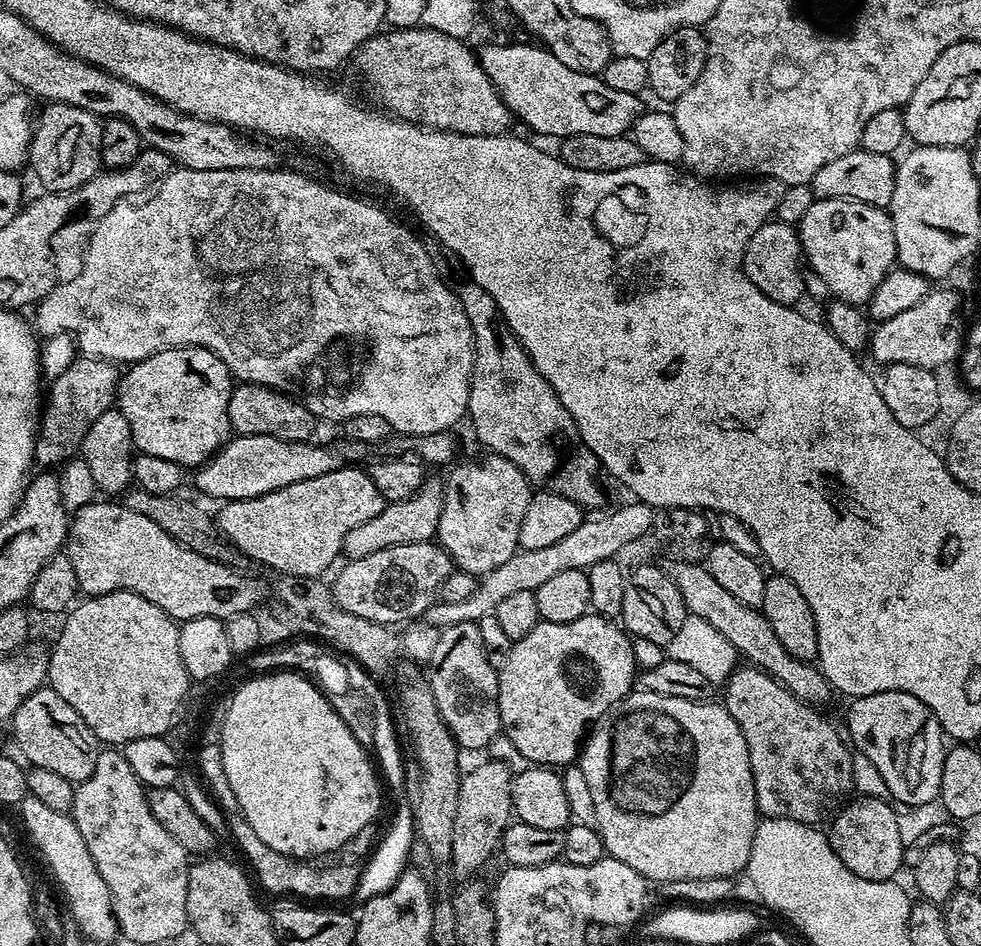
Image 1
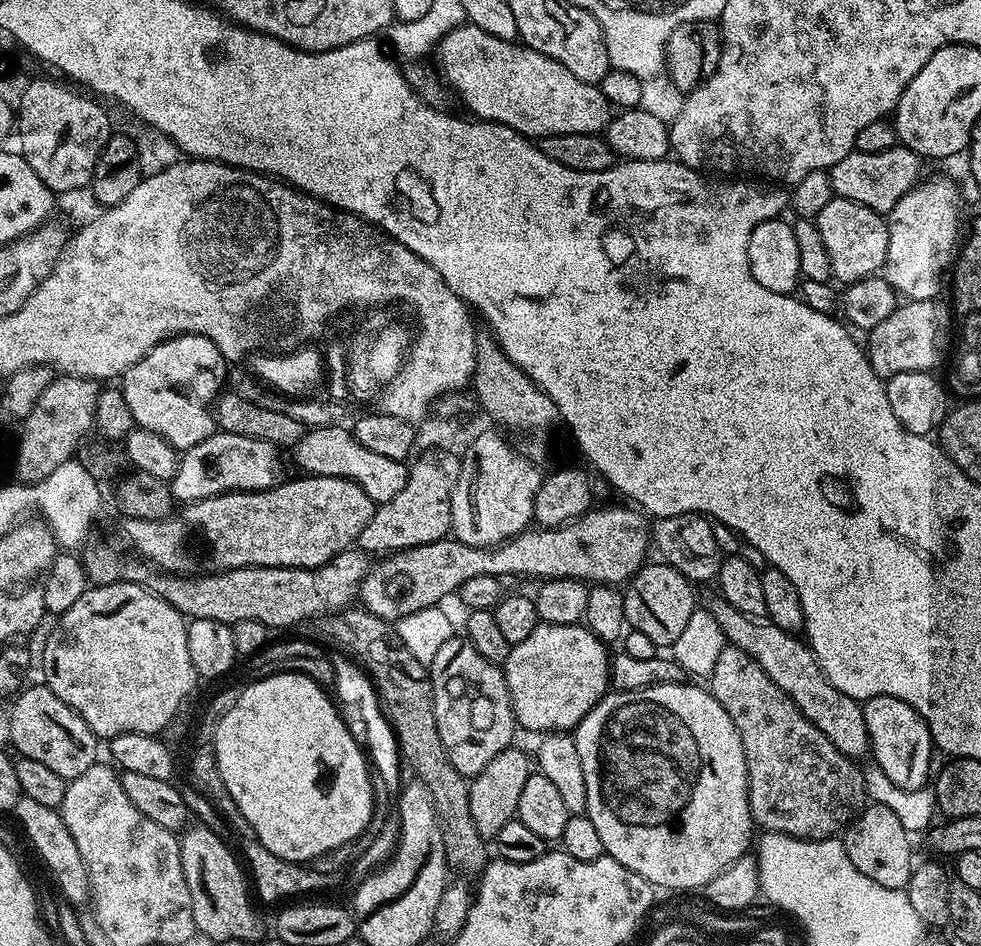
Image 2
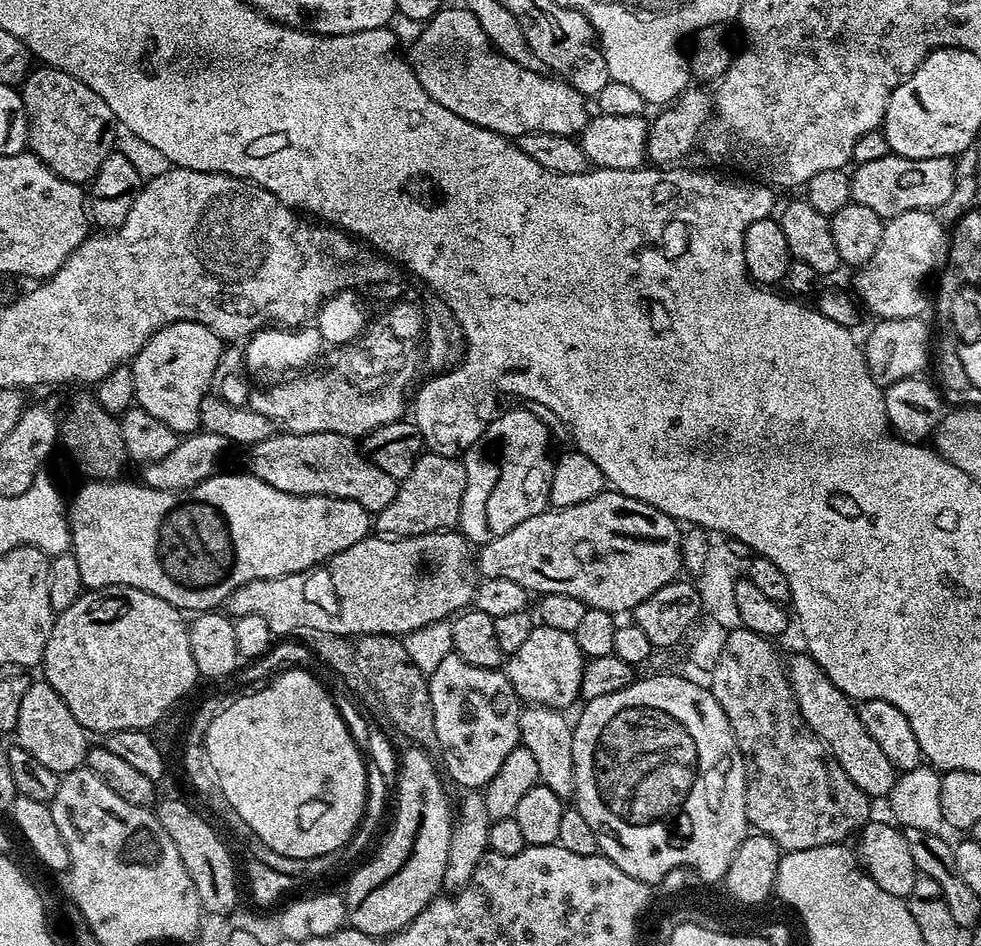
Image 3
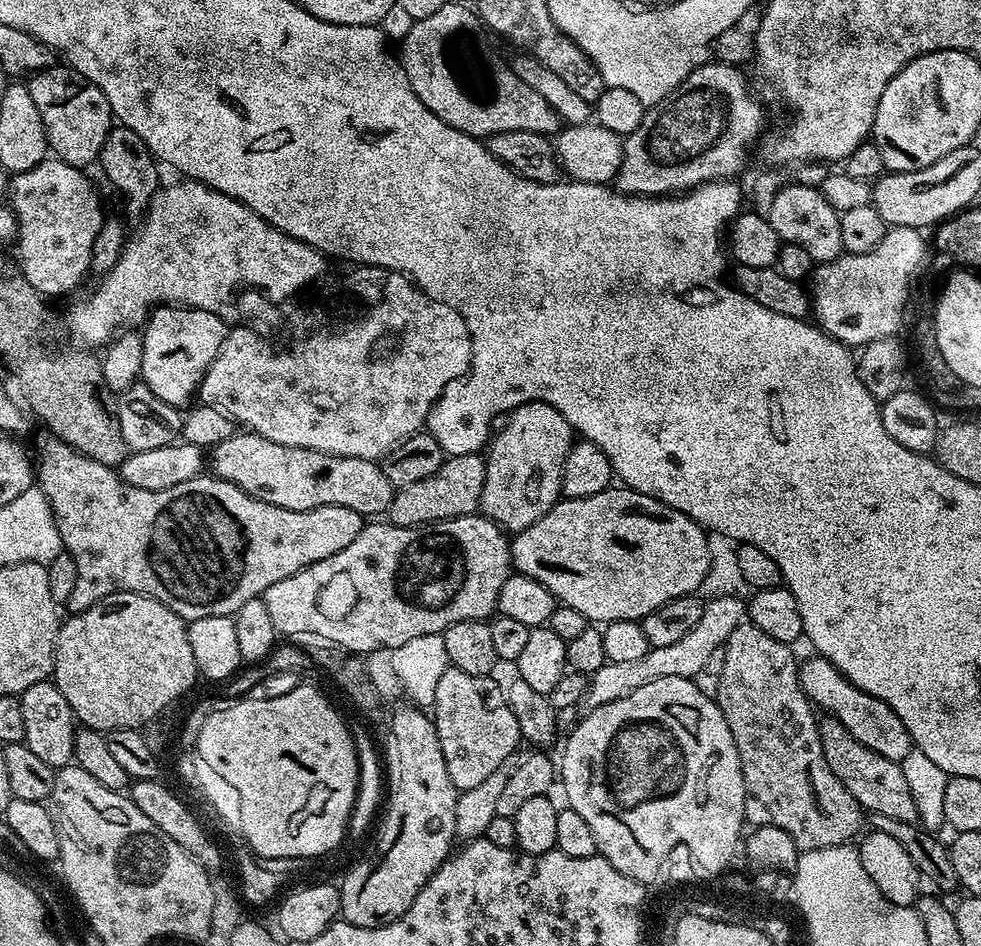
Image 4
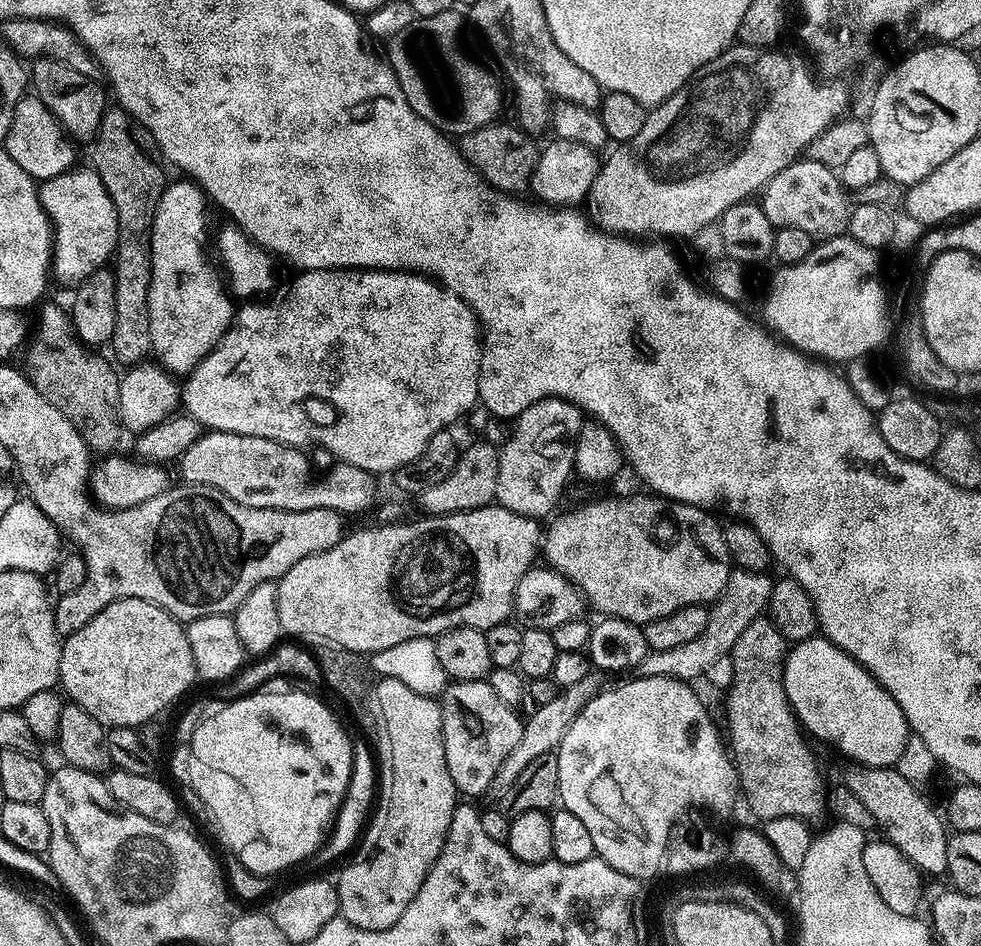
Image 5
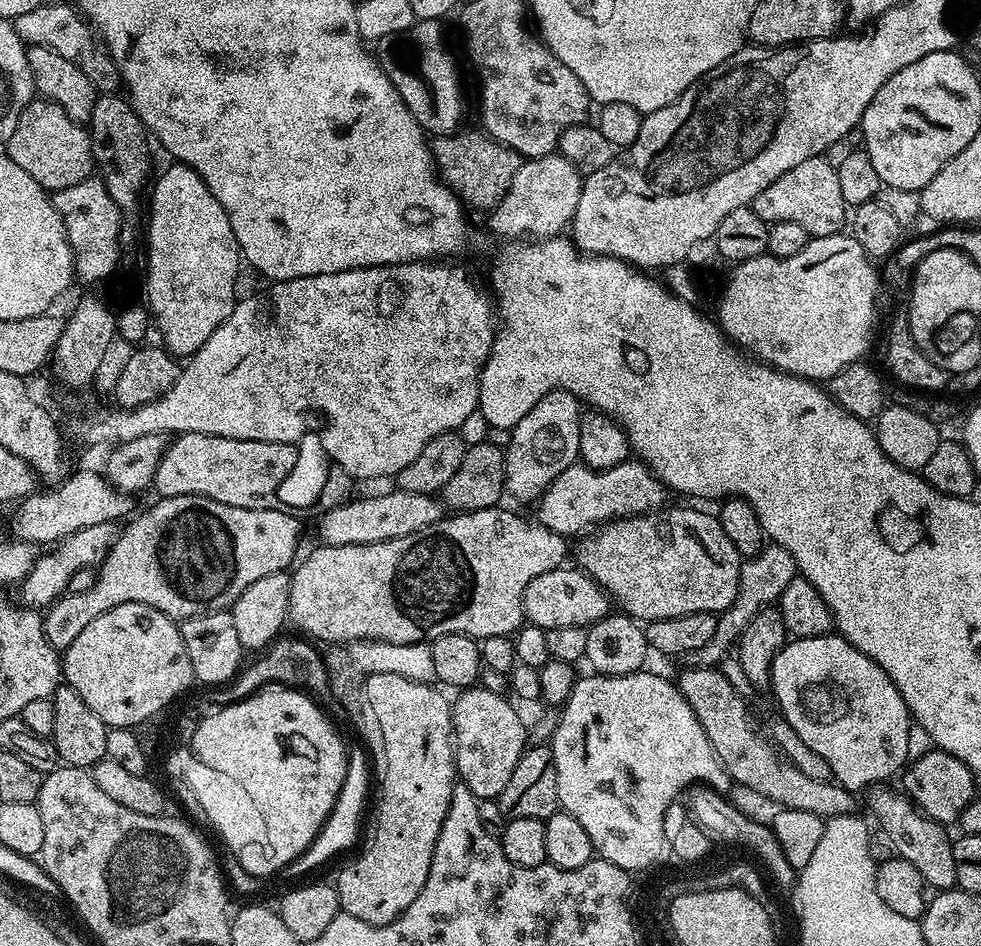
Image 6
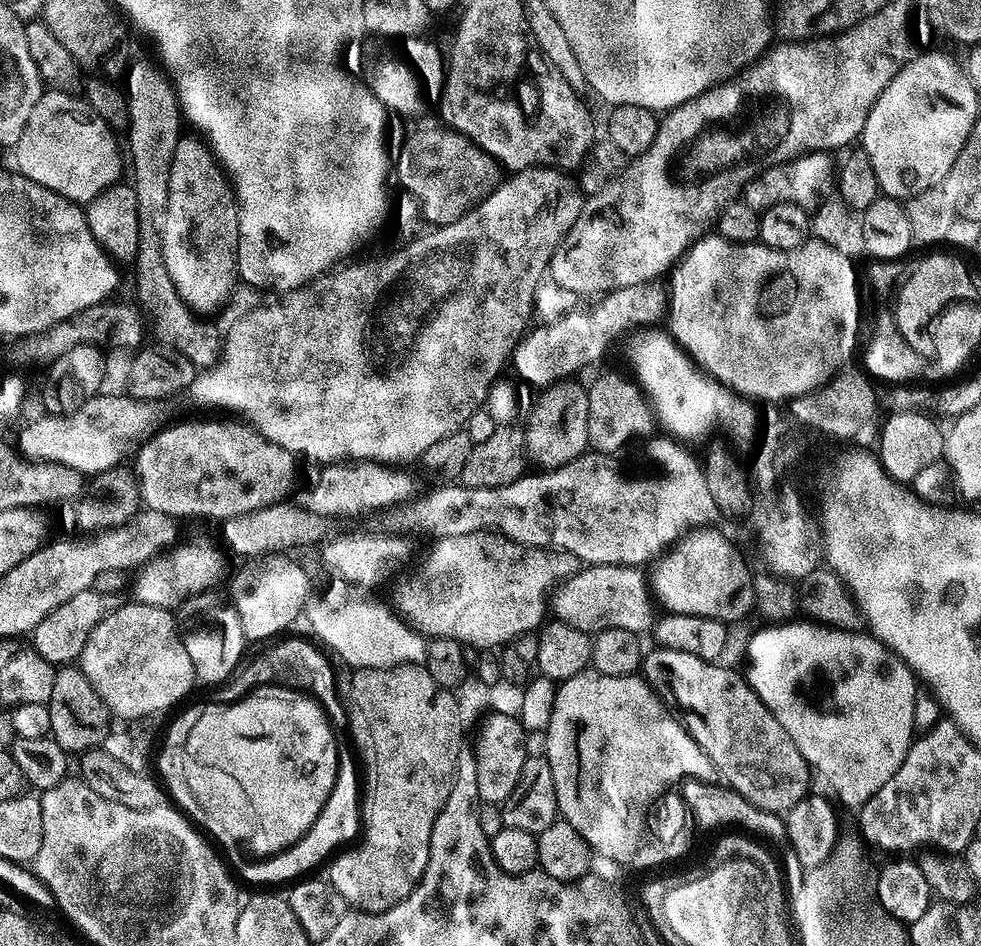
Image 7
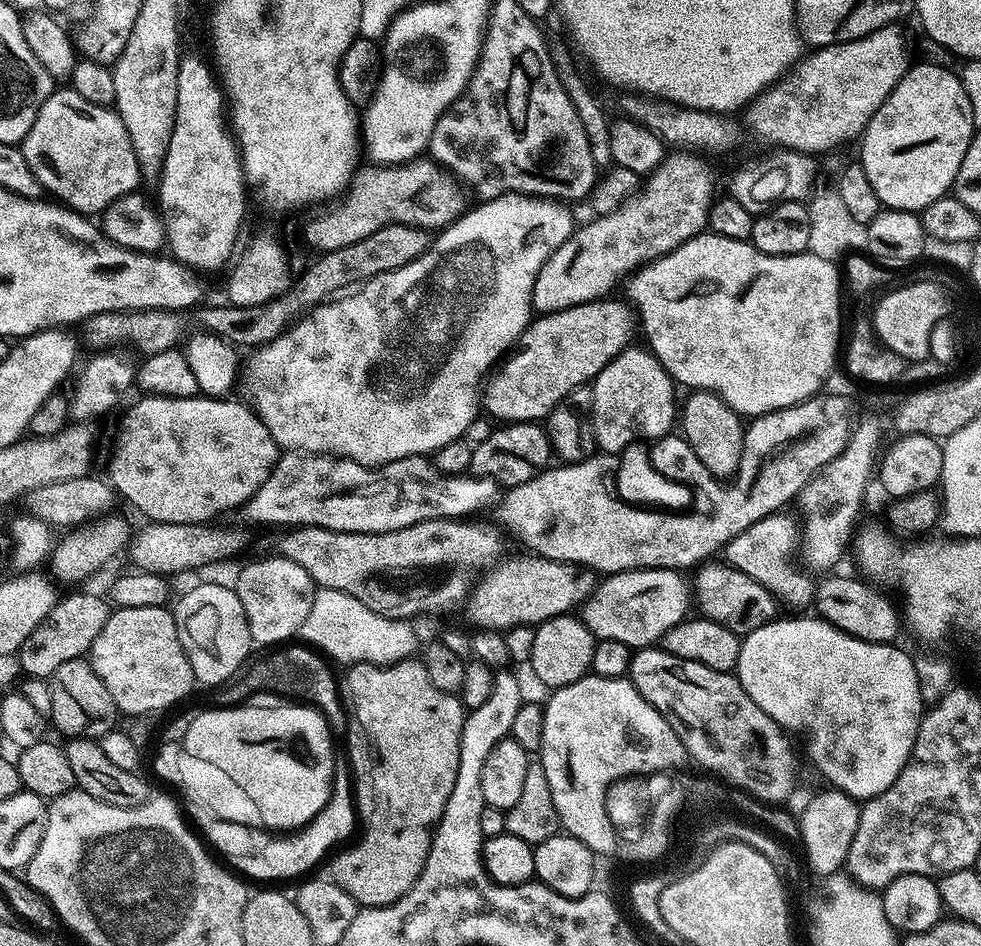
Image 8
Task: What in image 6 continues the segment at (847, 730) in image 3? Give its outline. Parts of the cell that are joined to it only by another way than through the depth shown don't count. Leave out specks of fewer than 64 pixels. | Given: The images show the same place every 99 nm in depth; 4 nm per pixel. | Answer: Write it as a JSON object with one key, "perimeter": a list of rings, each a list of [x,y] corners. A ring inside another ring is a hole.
{"perimeter":[[[876,786],[871,789],[868,804],[876,815],[882,831],[888,835],[890,843],[896,847],[895,855],[901,860],[910,862],[922,874],[925,885],[932,890],[952,890],[957,887],[954,874],[953,837],[948,836],[949,829],[924,815],[903,791],[888,788],[892,786]]]}

